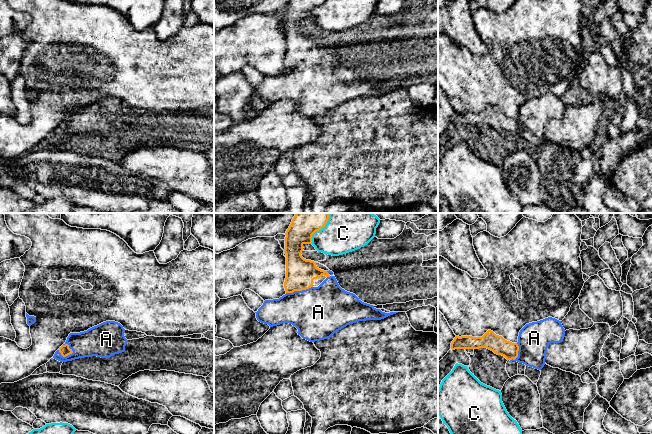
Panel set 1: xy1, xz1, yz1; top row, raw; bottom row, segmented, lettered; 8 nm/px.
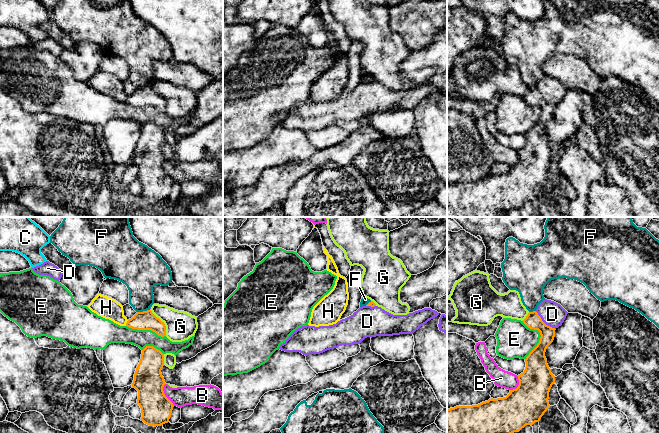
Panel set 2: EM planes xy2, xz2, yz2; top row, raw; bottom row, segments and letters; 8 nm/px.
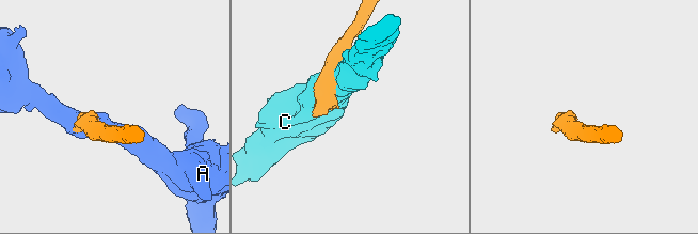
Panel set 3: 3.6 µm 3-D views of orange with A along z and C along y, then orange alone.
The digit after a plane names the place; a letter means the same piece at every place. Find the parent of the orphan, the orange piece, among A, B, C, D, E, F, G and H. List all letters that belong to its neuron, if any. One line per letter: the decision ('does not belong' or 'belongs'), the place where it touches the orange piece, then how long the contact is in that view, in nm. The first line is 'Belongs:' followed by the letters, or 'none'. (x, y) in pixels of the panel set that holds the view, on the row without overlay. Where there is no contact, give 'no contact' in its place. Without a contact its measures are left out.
Belongs: A
A: belongs | xy1 (65, 132) | 130 nm
B: does not belong | xy2 (164, 170) | 200 nm
C: does not belong | xz1 (315, 7) | 200 nm
D: does not belong | yz2 (543, 98) | 220 nm
E: does not belong | yz2 (540, 113) | 320 nm
F: does not belong | xy2 (143, 87) | 110 nm
G: does not belong | xy2 (162, 98) | 260 nm
H: does not belong | xy2 (126, 99) | 50 nm

